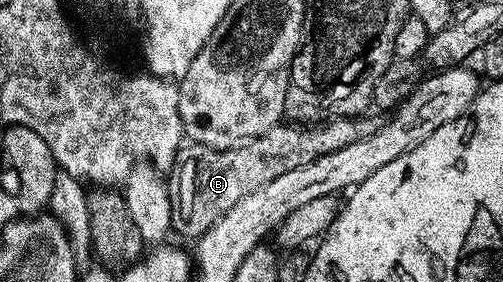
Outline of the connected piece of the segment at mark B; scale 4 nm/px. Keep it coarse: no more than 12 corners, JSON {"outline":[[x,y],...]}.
{"outline":[[280,124],[234,148],[184,145],[171,230],[206,233],[246,194],[379,130]]}

